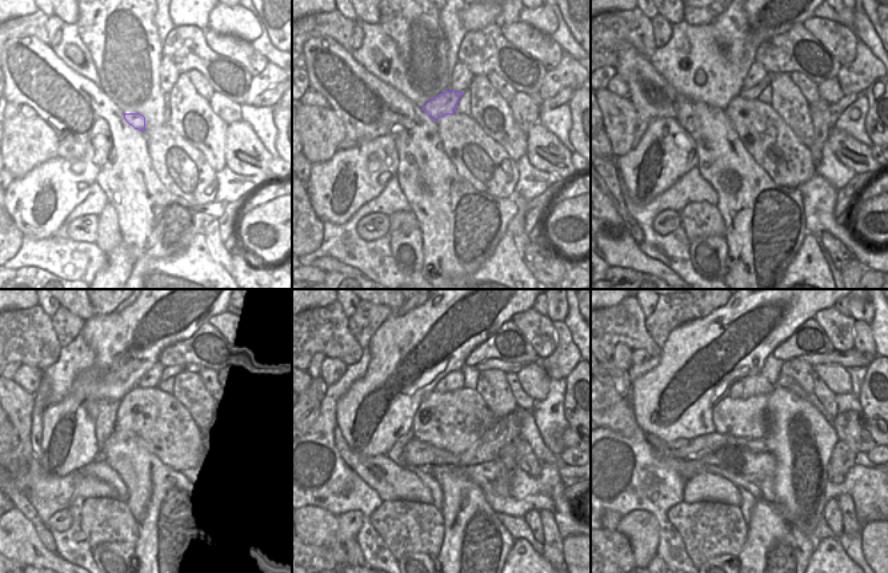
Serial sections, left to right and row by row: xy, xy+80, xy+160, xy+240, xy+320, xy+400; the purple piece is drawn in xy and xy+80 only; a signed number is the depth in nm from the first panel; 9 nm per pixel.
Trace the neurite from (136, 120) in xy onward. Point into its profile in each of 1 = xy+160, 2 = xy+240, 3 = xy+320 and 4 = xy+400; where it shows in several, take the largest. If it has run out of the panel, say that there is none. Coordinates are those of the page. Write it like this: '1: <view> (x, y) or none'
1: xy+160 (755, 92)
2: xy+240 (172, 372)
3: xy+320 (502, 365)
4: xy+400 (851, 359)

